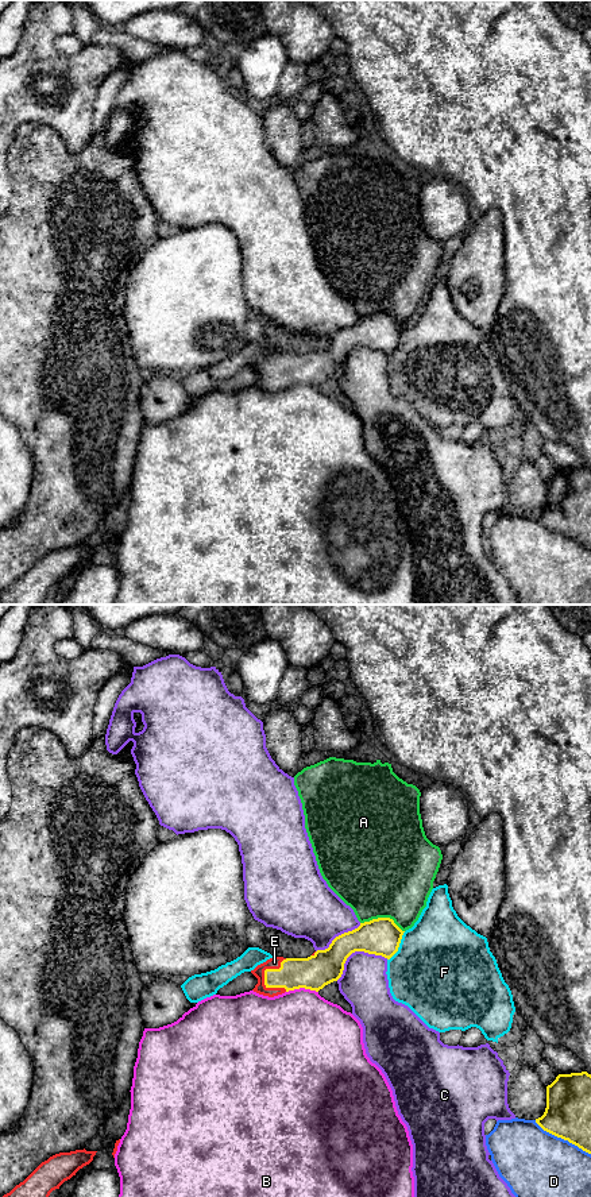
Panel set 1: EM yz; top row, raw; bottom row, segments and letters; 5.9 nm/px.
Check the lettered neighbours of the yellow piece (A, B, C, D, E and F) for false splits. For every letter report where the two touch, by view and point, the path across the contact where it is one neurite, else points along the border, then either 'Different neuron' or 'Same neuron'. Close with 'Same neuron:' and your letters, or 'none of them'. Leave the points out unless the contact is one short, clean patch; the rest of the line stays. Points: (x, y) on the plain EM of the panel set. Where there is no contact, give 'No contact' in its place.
A: Touches yellow at yz (382, 313). Different neuron
B: Touches yellow at yz (301, 382). Different neuron
C: Touches yellow at yz (356, 346). Different neuron
D: Touches yellow at yz (563, 533). Different neuron
E: Touches yellow at yz (267, 365). Same neuron
F: Touches yellow at yz (398, 342). Different neuron
Same neuron: E

